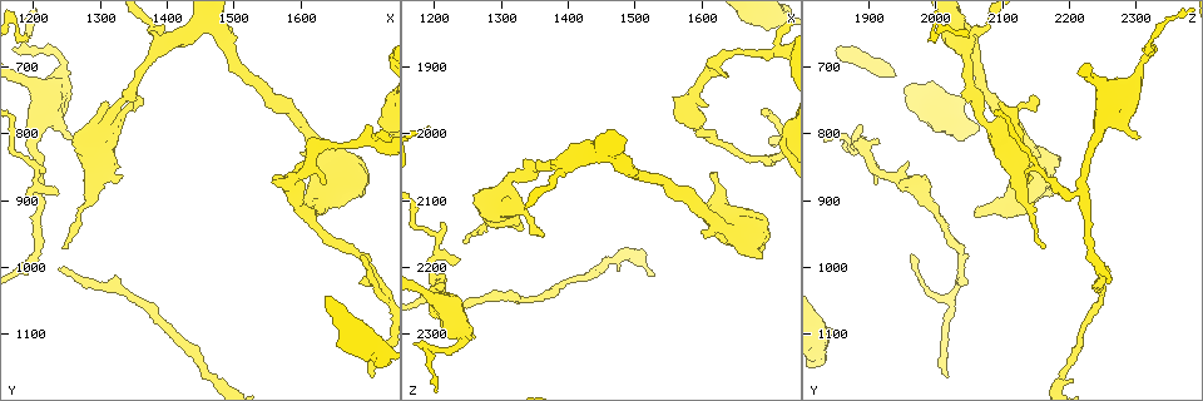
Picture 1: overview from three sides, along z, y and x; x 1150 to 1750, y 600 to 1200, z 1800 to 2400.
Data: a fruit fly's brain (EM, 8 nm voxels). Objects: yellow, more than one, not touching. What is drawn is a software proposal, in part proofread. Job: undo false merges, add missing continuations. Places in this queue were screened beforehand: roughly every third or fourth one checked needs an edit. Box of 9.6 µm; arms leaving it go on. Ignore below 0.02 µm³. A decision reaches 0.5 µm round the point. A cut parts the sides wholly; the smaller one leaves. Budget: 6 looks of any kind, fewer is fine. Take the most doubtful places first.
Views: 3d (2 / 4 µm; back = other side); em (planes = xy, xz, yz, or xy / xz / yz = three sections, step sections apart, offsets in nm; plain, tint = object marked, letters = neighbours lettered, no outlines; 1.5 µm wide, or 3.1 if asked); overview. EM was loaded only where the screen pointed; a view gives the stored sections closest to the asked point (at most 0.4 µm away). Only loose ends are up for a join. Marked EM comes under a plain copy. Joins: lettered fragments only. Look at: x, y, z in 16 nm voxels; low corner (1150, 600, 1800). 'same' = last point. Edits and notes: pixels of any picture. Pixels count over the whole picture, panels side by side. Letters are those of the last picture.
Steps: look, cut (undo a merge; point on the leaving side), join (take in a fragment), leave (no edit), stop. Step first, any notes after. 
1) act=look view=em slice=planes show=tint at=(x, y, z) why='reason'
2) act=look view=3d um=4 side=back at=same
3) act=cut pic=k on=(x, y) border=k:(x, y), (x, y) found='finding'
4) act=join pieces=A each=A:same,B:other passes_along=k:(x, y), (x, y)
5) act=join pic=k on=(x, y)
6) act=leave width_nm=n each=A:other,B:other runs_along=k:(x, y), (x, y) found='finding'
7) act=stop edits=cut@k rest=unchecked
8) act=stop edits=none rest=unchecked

act=look view=3d um=4 at=(1240, 1000, 2250) why='long arm stops here'

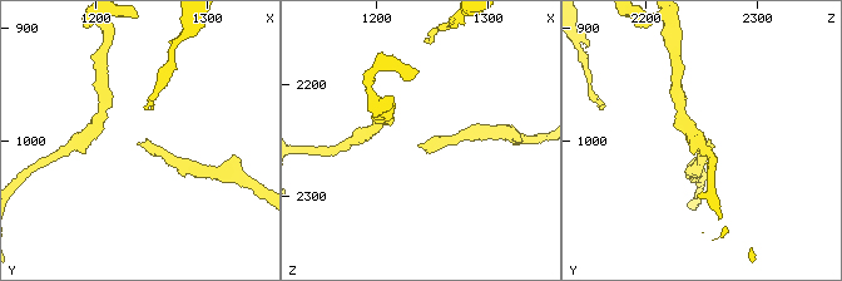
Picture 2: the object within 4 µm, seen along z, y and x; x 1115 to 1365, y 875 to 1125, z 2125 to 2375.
act=look view=em slice=xy step=4 show=tint at=(1238, 1000, 2256)

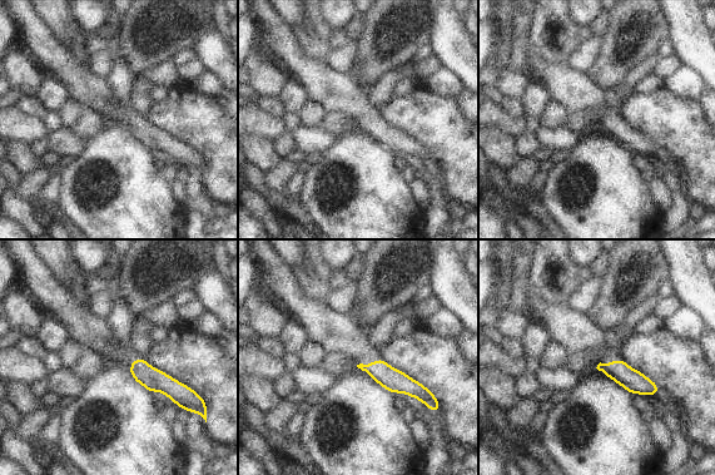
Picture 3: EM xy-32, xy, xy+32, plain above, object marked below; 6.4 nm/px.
act=look view=em slice=planes show=letters at=same why='cut it another way'

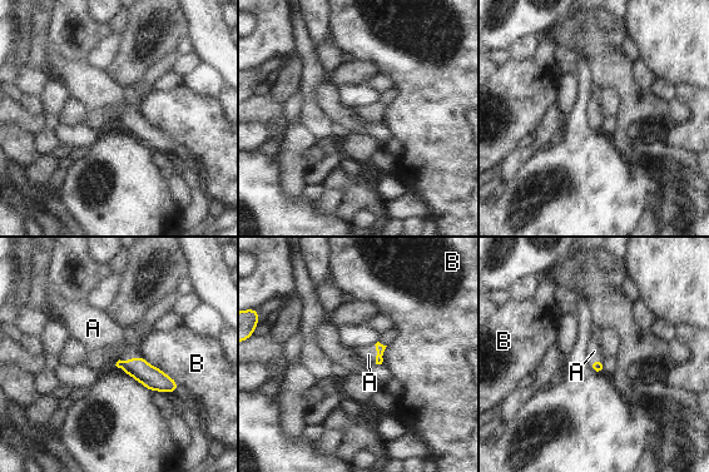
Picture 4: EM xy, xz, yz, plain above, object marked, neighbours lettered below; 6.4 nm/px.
act=join pieces=A each=A:same,B:other passes_along=4:(153, 378), (129, 359), (102, 332) found='the cell continues'

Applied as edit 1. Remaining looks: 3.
act=look view=overview

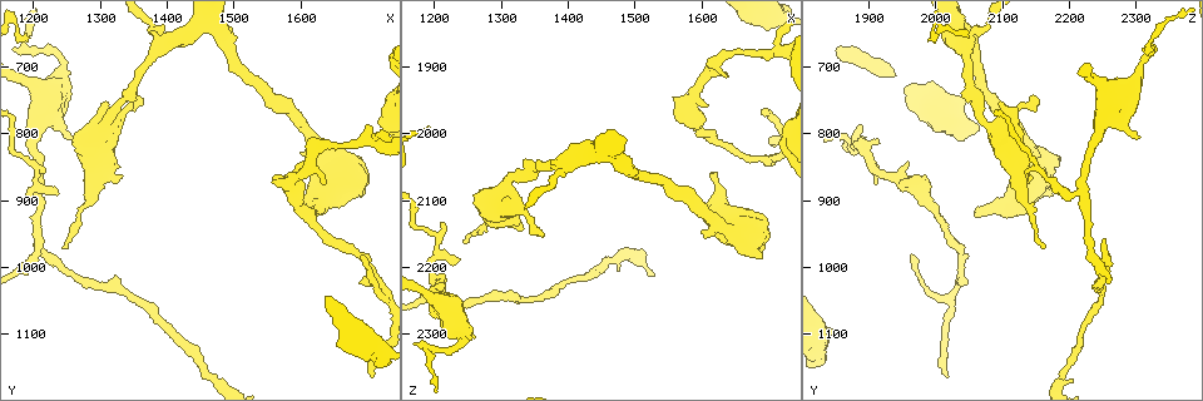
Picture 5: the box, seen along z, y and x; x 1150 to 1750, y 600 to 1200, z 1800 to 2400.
act=look view=3d um=4 at=(1395, 665, 2045)

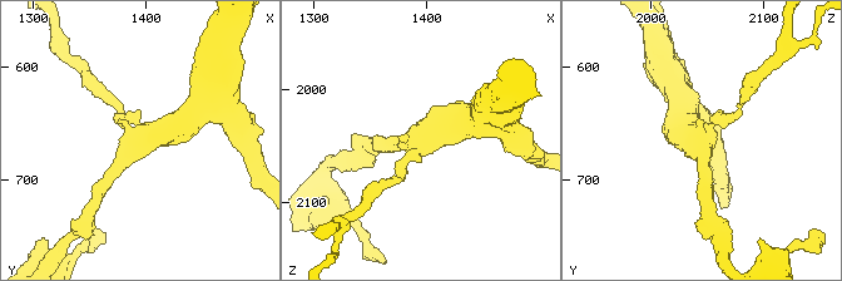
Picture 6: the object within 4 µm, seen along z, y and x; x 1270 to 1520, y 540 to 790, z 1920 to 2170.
act=look view=em slice=planes show=letters at=(1394, 664, 2042) arms=3 why='now the EM'

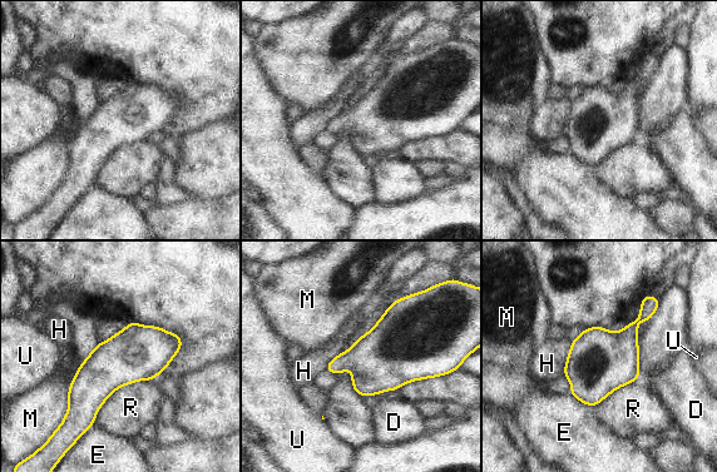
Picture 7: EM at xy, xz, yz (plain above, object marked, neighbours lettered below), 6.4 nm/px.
act=leave longest_contact=R:500nm each=D:other,E:other,H:other,M:other,R:other,U:other found='all the same cell'

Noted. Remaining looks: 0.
act=stop edits=join@4 rest=unchecked

